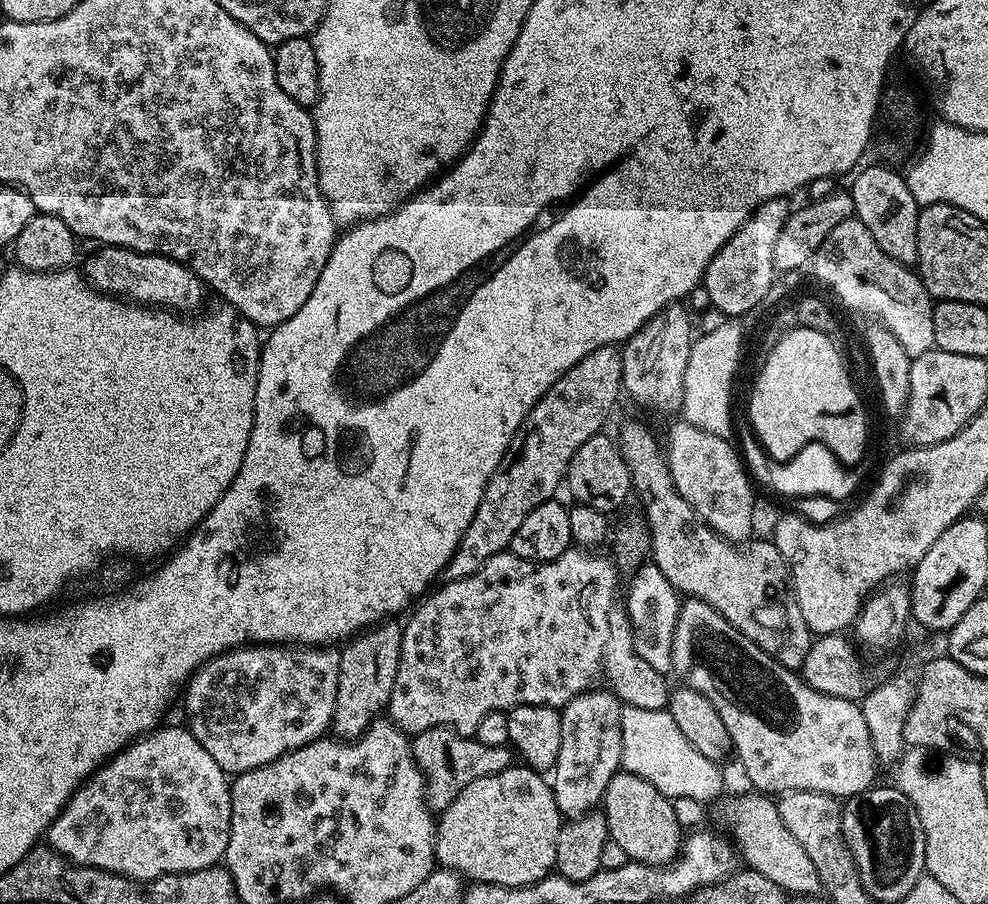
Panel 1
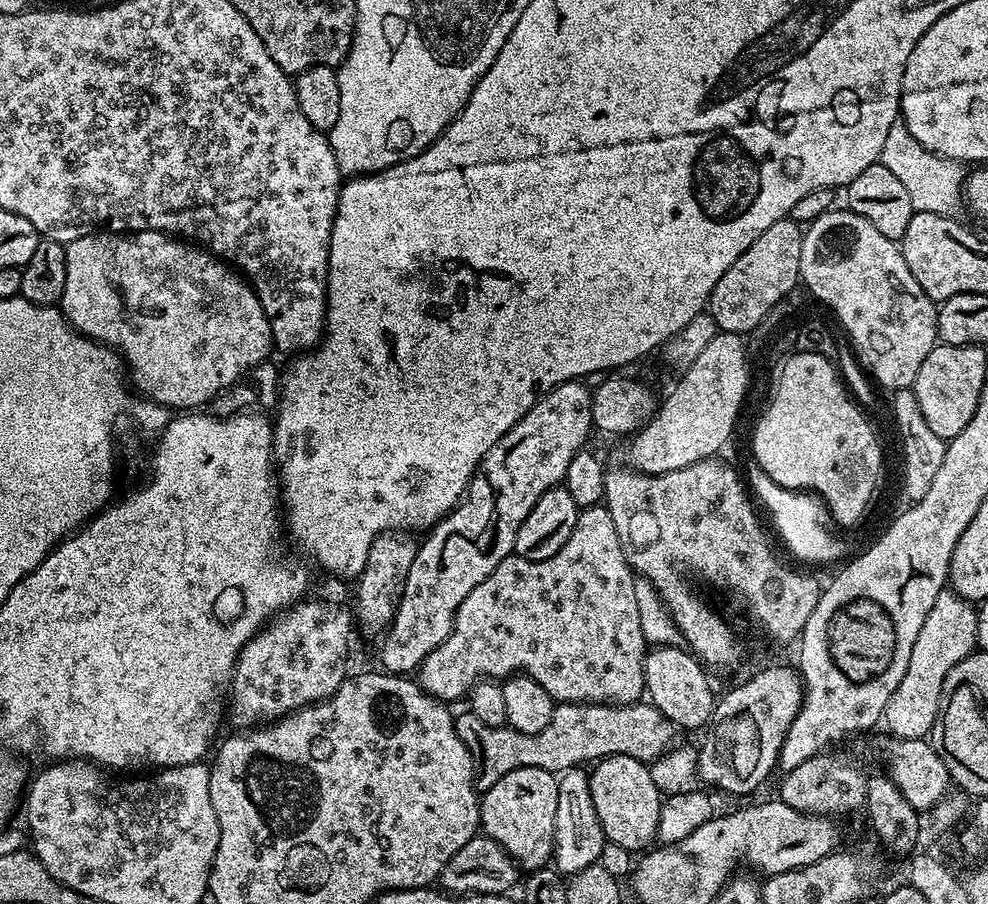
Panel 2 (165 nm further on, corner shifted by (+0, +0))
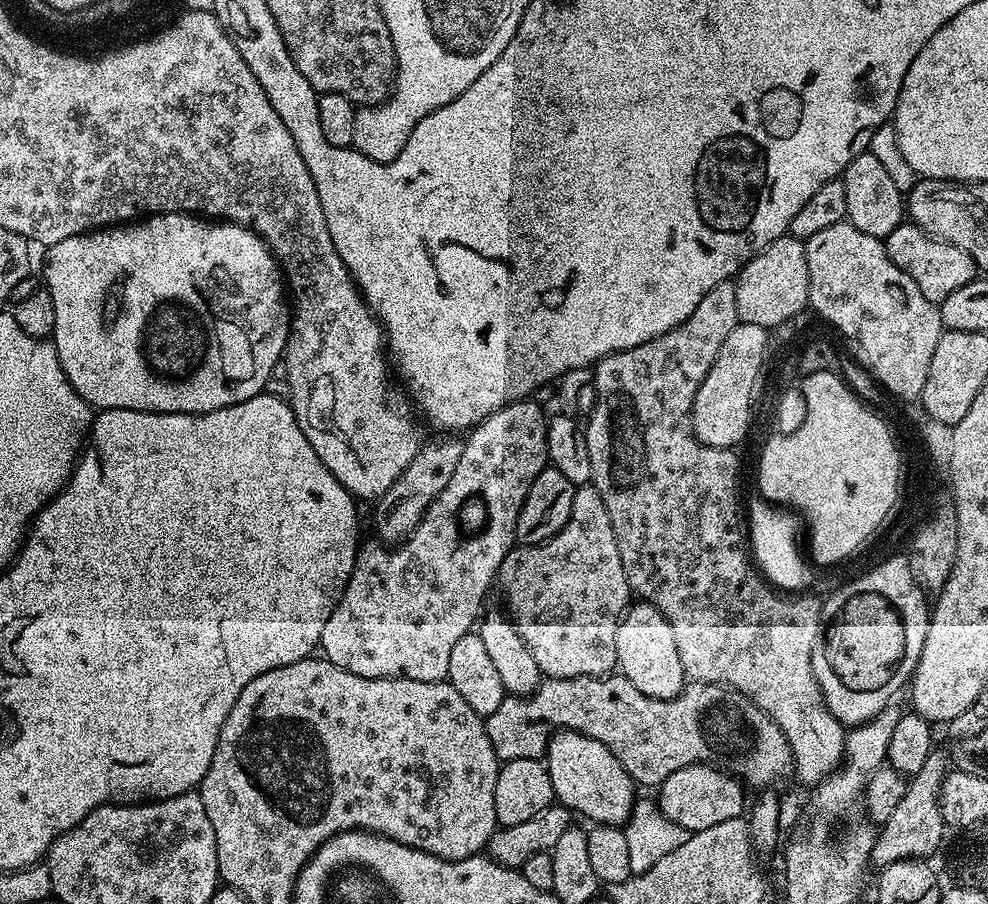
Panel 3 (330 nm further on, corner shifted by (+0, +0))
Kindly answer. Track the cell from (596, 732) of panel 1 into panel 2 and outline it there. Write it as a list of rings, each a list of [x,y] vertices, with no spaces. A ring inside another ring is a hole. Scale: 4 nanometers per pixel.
[[[583,767],[568,768],[559,773],[558,814],[554,814],[554,846],[552,860],[557,872],[570,877],[578,870],[599,861],[605,846],[602,822],[598,822],[598,813],[594,810],[594,798],[590,798],[589,773]]]

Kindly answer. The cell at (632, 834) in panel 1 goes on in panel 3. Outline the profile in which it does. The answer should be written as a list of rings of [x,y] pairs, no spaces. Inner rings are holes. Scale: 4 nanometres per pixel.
[[[557,731],[548,742],[546,763],[553,797],[569,812],[577,817],[585,816],[593,825],[627,824],[638,799],[638,788],[630,774],[626,774],[622,762],[602,742],[594,742],[594,738],[577,732]]]

